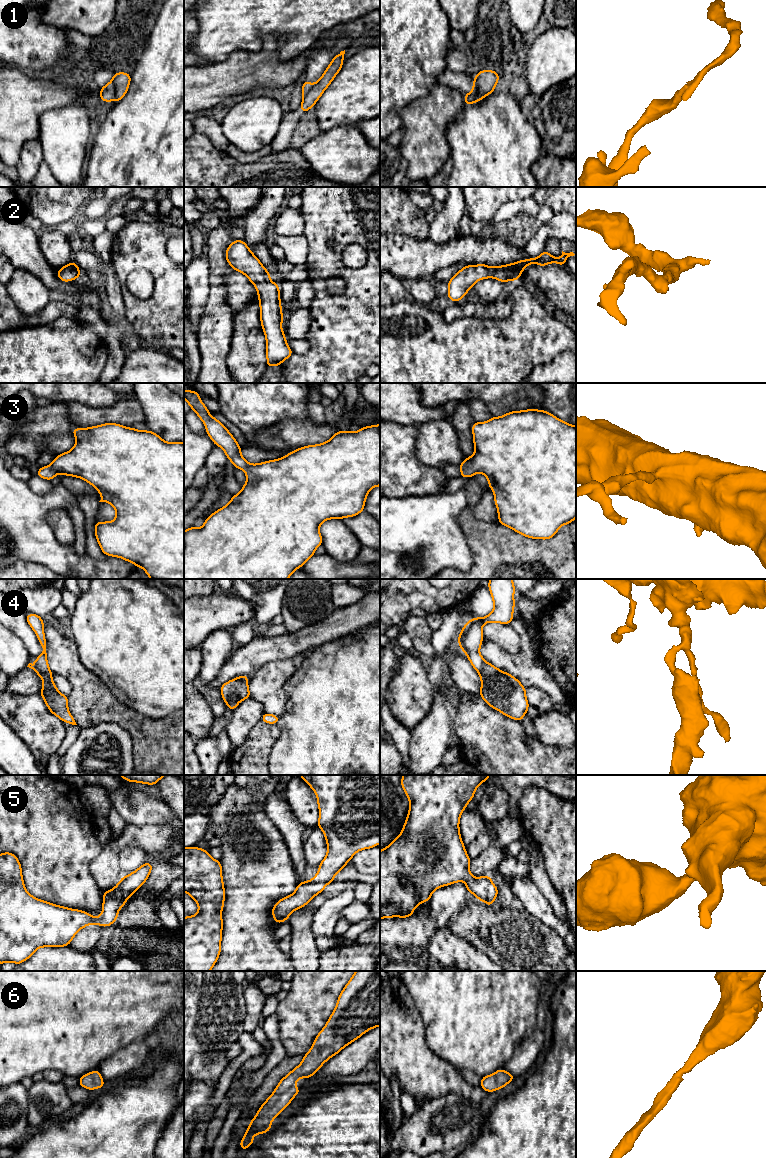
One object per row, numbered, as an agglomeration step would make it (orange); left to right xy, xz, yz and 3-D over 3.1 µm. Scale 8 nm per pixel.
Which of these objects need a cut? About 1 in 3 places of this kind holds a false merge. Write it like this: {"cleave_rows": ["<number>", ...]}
{"cleave_rows": ["1", "4"]}

